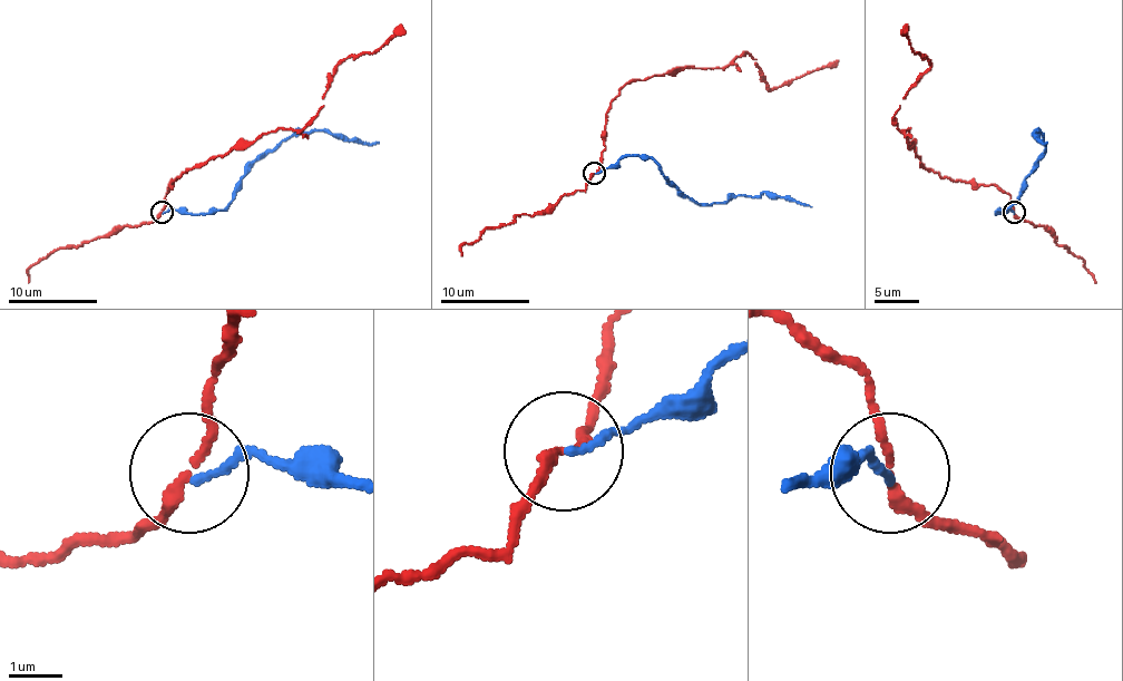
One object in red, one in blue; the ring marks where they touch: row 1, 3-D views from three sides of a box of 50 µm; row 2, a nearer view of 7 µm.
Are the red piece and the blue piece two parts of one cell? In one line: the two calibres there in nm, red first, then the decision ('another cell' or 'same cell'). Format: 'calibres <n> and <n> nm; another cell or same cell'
calibres 180 and 130 nm; another cell

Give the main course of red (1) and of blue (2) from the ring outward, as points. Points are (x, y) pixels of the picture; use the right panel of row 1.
1: (1013, 211), (994, 184), (956, 182), (923, 164), (909, 129), (898, 127), (894, 116), (929, 67), (900, 29)
2: (1013, 211), (995, 213), (1017, 200), (1024, 177), (1044, 154), (1044, 138), (1037, 132), (1033, 134), (1046, 143)

